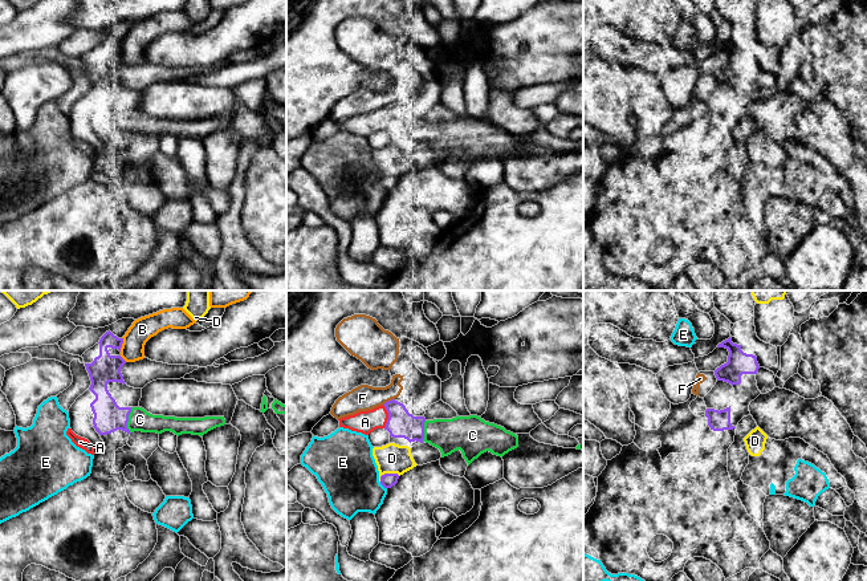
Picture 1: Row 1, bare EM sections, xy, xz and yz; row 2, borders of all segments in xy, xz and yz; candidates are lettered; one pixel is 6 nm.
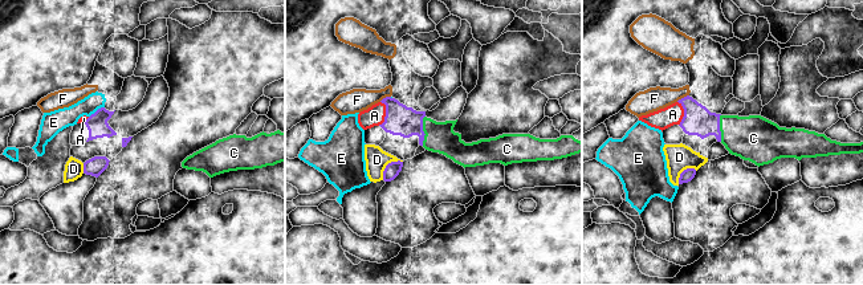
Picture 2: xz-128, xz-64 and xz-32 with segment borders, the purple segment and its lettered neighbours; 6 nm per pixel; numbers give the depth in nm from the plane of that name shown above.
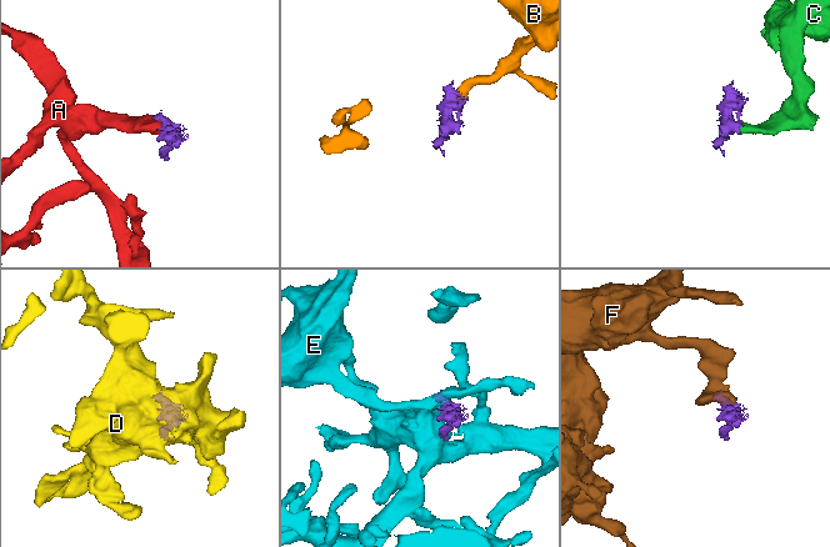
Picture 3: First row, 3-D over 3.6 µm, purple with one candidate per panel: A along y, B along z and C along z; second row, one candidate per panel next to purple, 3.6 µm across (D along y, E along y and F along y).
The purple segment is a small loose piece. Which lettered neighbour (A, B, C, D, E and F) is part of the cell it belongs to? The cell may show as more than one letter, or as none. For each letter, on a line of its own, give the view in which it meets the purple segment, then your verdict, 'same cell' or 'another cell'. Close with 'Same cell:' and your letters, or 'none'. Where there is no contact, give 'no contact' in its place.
A: contact in xz; same cell
B: contact in xy; another cell
C: contact in xy; same cell
D: contact in xz; another cell
E: contact in xz; another cell
F: contact in xz; another cell
Same cell: A, C

